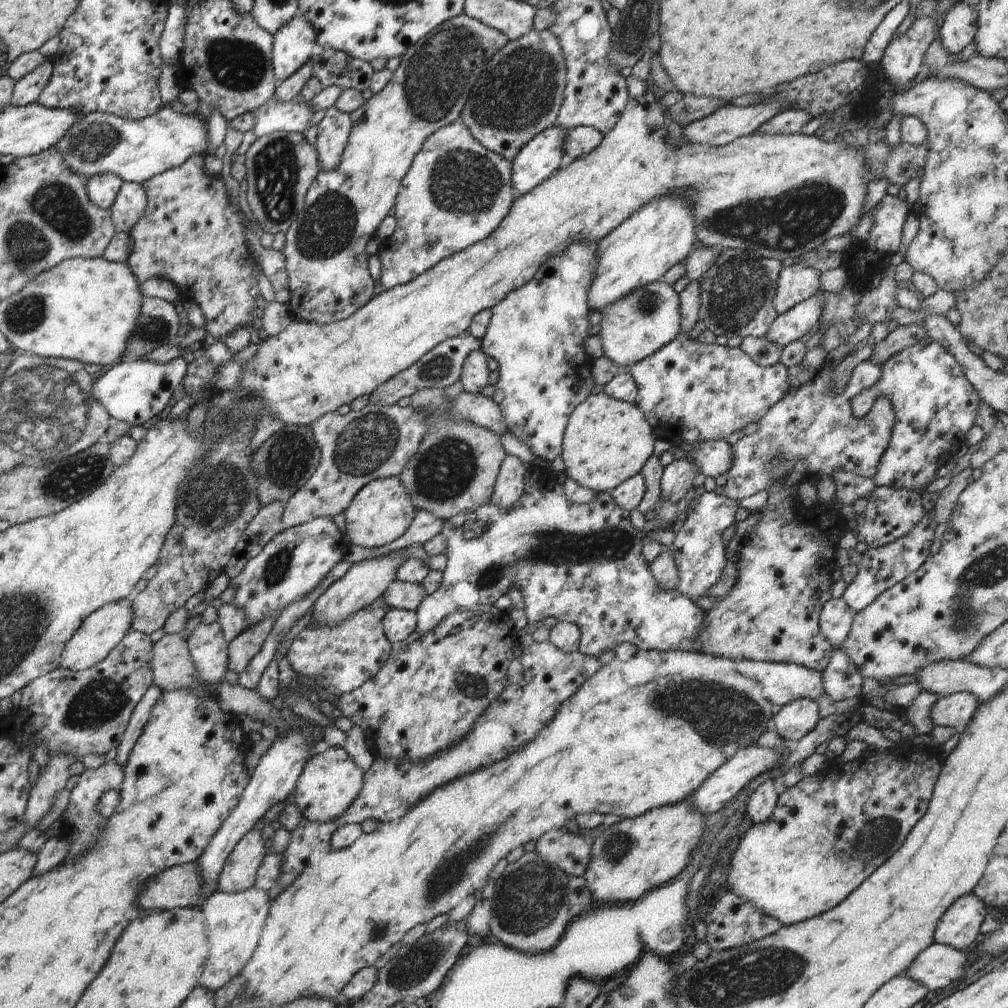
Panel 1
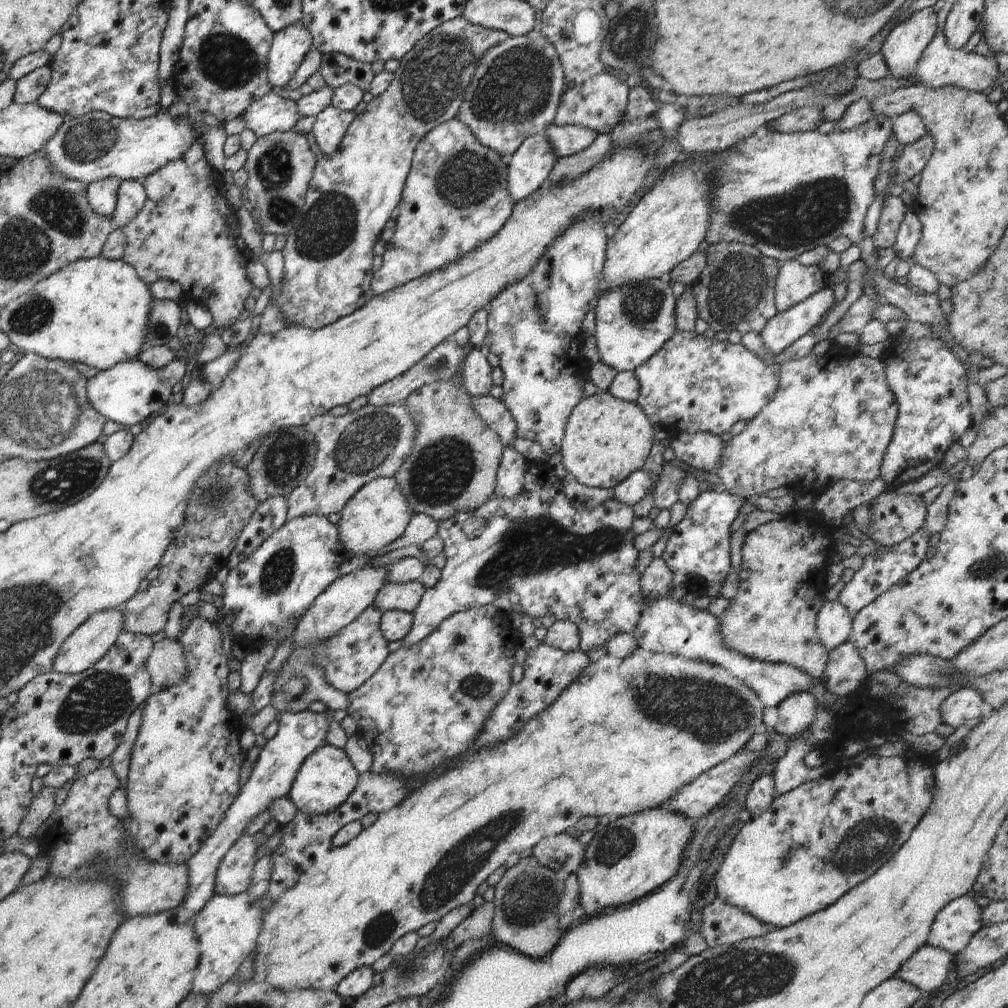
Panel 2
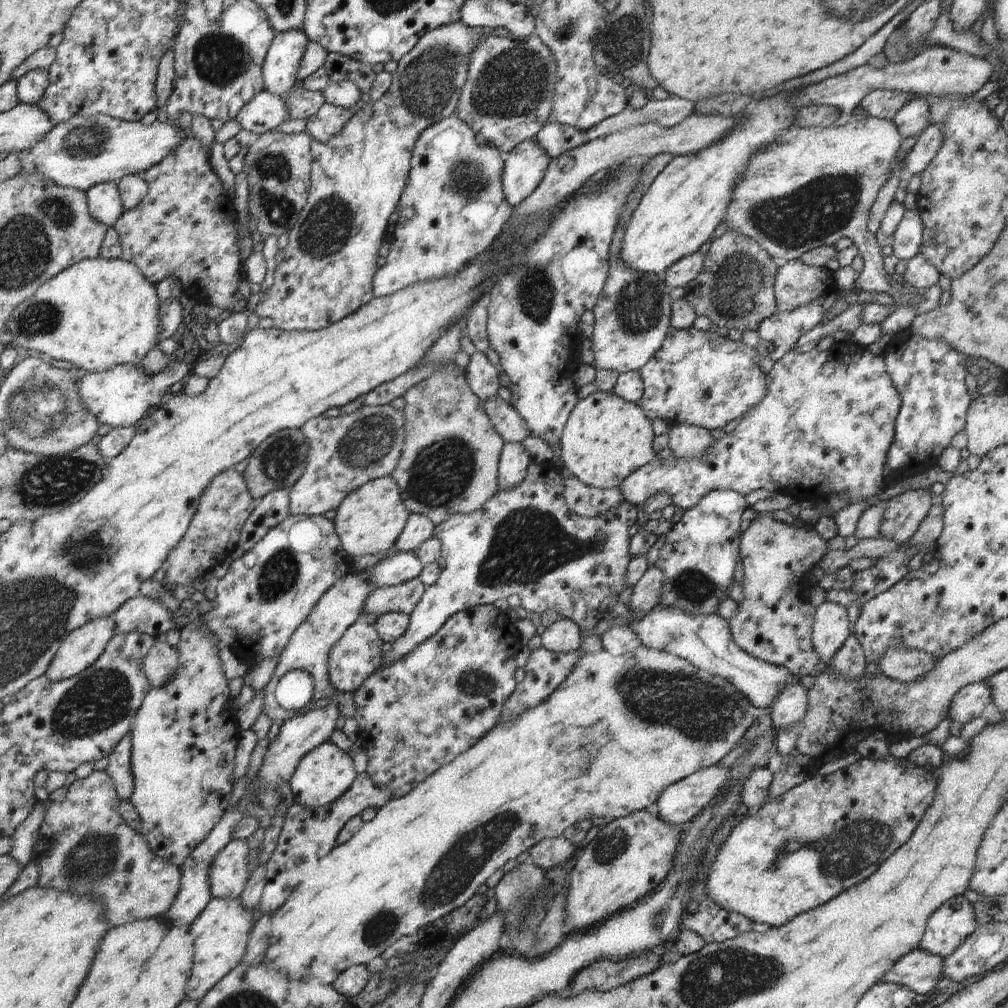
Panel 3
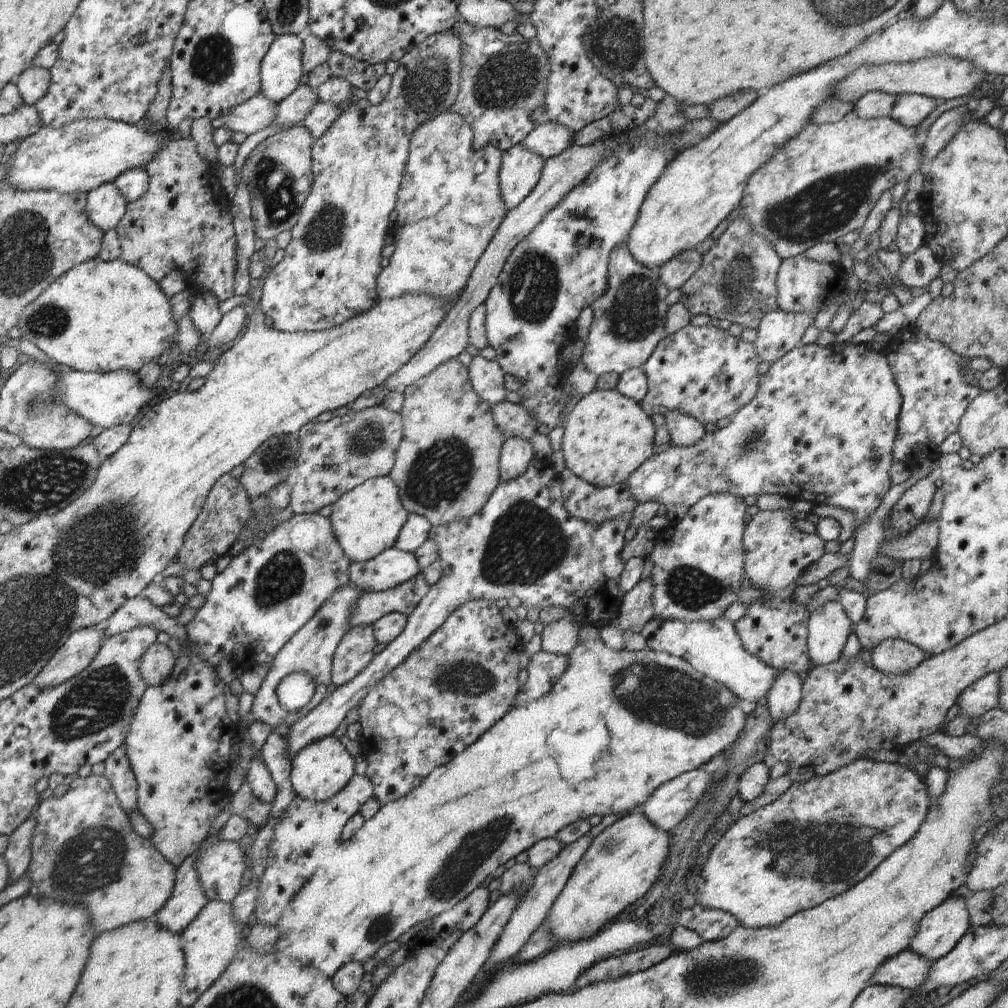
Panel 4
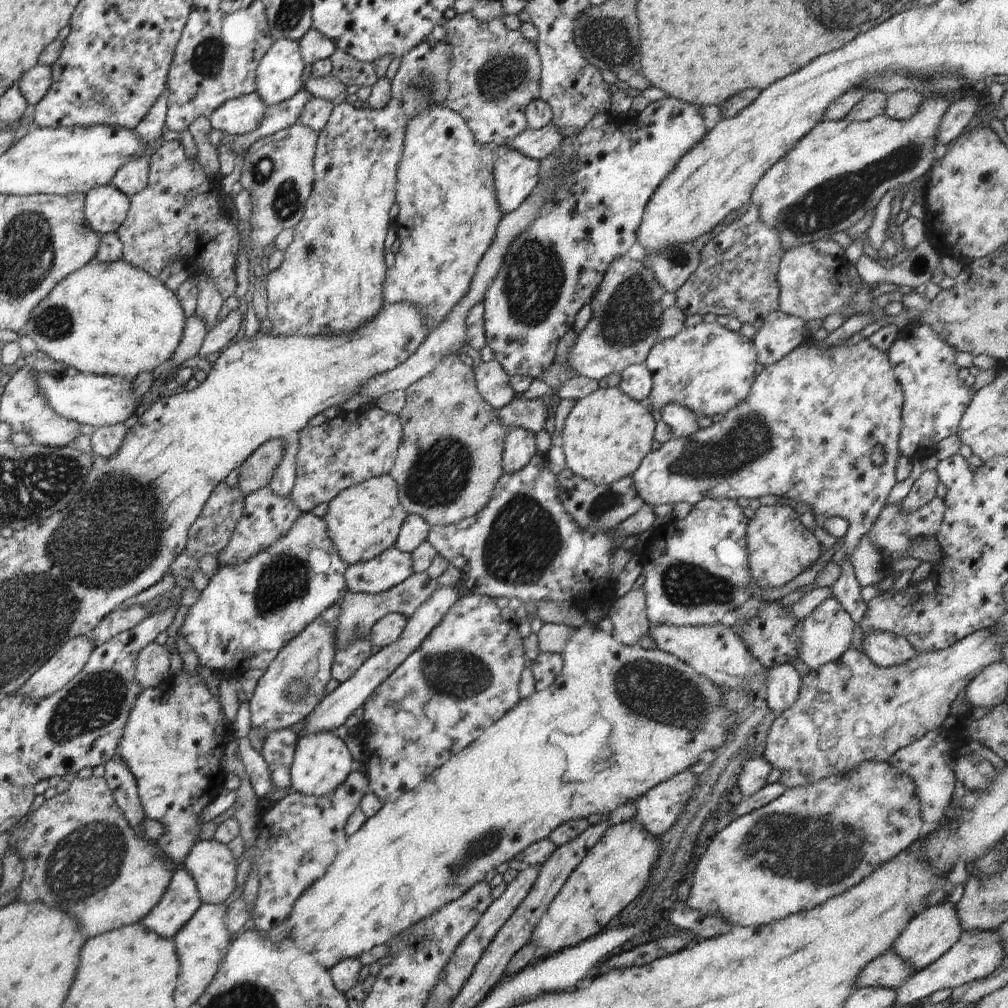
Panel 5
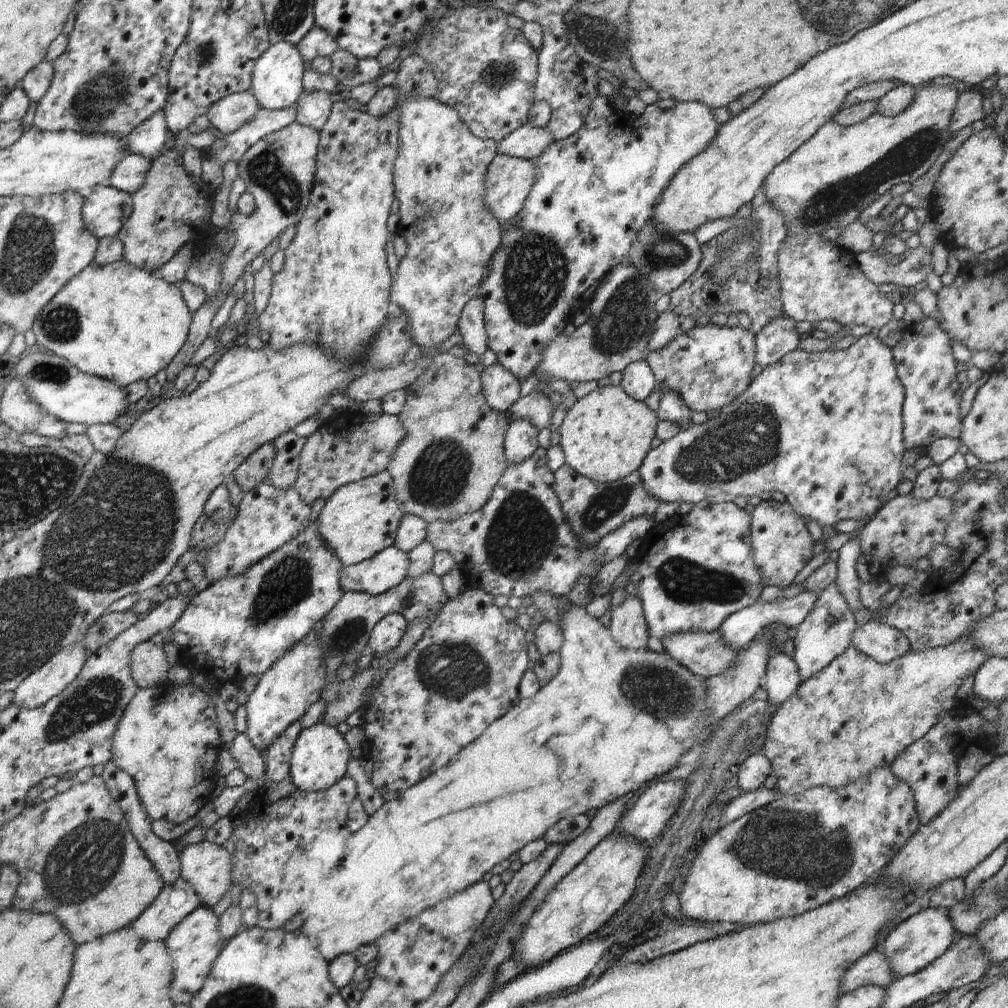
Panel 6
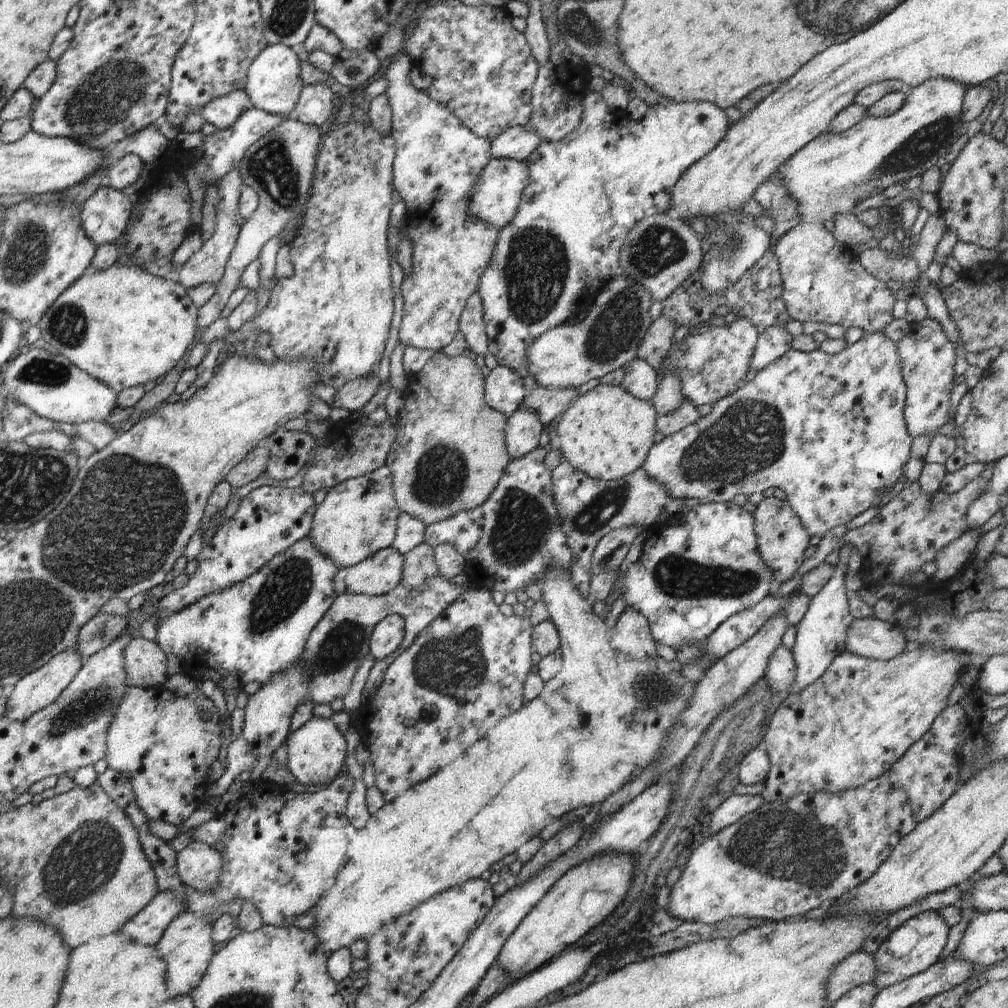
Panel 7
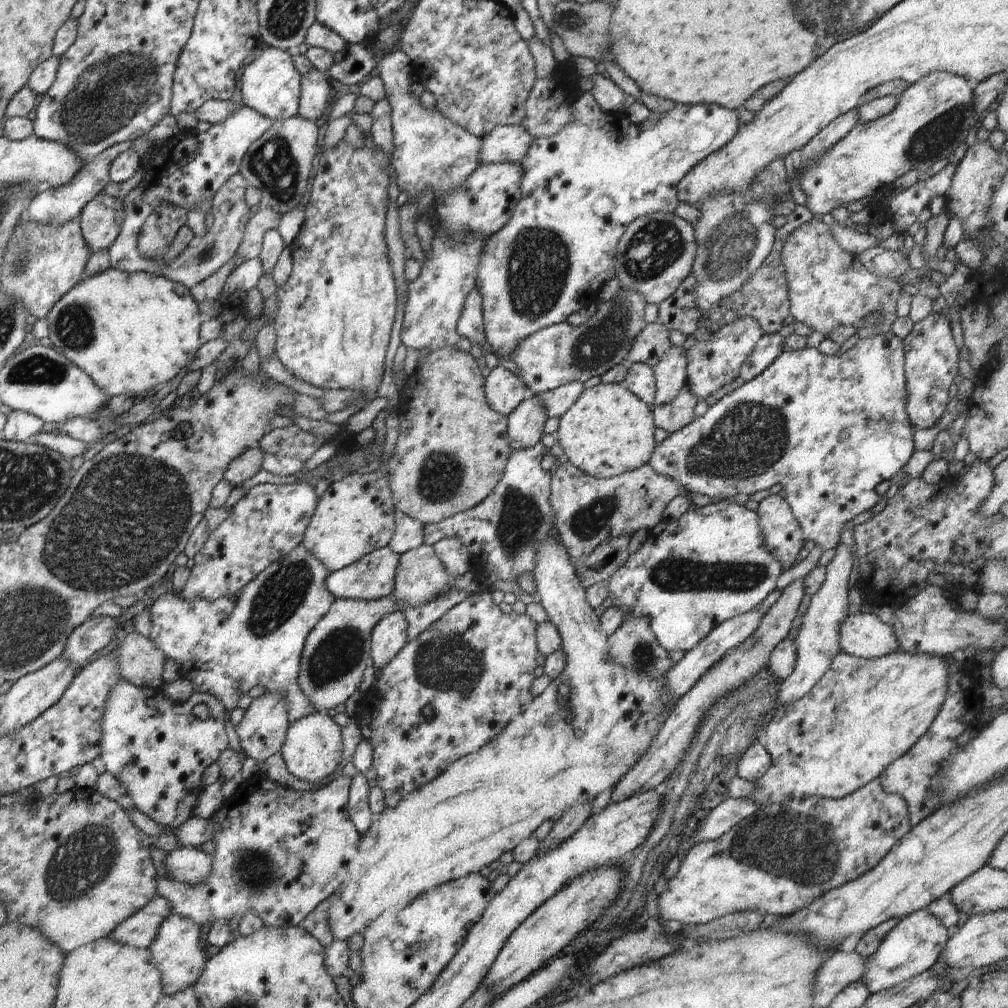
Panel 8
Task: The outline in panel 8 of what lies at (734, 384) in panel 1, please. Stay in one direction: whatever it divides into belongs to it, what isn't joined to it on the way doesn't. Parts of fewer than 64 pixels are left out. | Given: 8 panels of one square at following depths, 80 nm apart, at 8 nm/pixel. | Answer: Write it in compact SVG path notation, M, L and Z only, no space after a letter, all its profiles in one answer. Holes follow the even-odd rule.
M752 317L736 319L720 328L716 333L700 334L693 339L692 346L684 350L686 357L685 387L700 401L718 392L722 386L730 384L738 377L740 367L746 362L756 343L762 338L760 325Z

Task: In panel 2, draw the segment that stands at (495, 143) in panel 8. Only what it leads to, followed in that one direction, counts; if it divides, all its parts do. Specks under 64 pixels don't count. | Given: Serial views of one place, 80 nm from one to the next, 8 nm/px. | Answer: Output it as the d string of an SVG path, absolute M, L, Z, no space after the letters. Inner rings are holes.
M548 125L544 134L552 143L554 152L559 157L571 157L586 150L598 138L595 130L582 125Z

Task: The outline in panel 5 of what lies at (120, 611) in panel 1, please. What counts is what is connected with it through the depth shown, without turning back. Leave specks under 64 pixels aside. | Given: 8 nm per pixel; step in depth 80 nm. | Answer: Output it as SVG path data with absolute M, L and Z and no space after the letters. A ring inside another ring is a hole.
M80 635L68 639L16 693L36 700L58 692L83 669L95 648L90 636Z

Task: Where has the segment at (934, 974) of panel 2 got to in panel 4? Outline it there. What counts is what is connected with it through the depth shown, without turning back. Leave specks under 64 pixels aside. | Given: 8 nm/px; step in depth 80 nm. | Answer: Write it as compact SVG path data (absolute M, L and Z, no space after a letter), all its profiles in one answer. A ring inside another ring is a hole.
M910 949L885 960L872 975L870 985L890 985L912 993L927 982L934 960L929 961Z

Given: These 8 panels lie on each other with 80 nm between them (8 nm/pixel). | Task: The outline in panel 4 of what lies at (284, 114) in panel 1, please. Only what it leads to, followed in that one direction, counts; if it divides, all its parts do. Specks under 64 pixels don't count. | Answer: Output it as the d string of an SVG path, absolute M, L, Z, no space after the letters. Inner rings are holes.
M260 92L235 106L226 116L211 120L214 128L227 126L234 132L244 132L247 136L256 134L274 123L276 118L276 105L264 93Z

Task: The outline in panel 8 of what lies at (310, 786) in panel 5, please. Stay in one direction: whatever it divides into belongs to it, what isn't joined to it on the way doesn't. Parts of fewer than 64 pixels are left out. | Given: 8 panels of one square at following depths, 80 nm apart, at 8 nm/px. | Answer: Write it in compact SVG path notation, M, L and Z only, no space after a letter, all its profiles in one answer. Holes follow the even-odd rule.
M315 712L288 727L280 752L290 774L307 783L320 783L333 774L342 760L341 728L326 712Z

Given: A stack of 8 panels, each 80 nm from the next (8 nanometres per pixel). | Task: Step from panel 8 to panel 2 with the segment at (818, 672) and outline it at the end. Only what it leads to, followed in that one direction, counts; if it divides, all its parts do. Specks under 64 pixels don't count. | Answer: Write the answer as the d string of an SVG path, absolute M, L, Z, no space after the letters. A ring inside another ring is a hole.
M825 601L817 614L816 628L827 652L849 640L852 619L853 613L840 601Z

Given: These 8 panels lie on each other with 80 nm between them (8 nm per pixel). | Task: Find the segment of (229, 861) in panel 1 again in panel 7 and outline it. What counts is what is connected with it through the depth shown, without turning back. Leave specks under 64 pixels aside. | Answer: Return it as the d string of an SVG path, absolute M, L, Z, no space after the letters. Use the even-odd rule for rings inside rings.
M194 841L173 854L172 864L186 887L200 892L217 888L221 879L222 852L206 843Z

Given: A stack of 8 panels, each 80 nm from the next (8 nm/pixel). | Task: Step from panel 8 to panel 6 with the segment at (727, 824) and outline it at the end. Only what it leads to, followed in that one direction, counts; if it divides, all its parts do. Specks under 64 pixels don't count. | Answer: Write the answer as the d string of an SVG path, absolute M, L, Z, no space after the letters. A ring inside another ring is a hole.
M762 788L743 793L738 798L732 799L726 805L724 812L721 813L721 828L753 810L770 804L778 796L780 794L778 794L776 789Z

